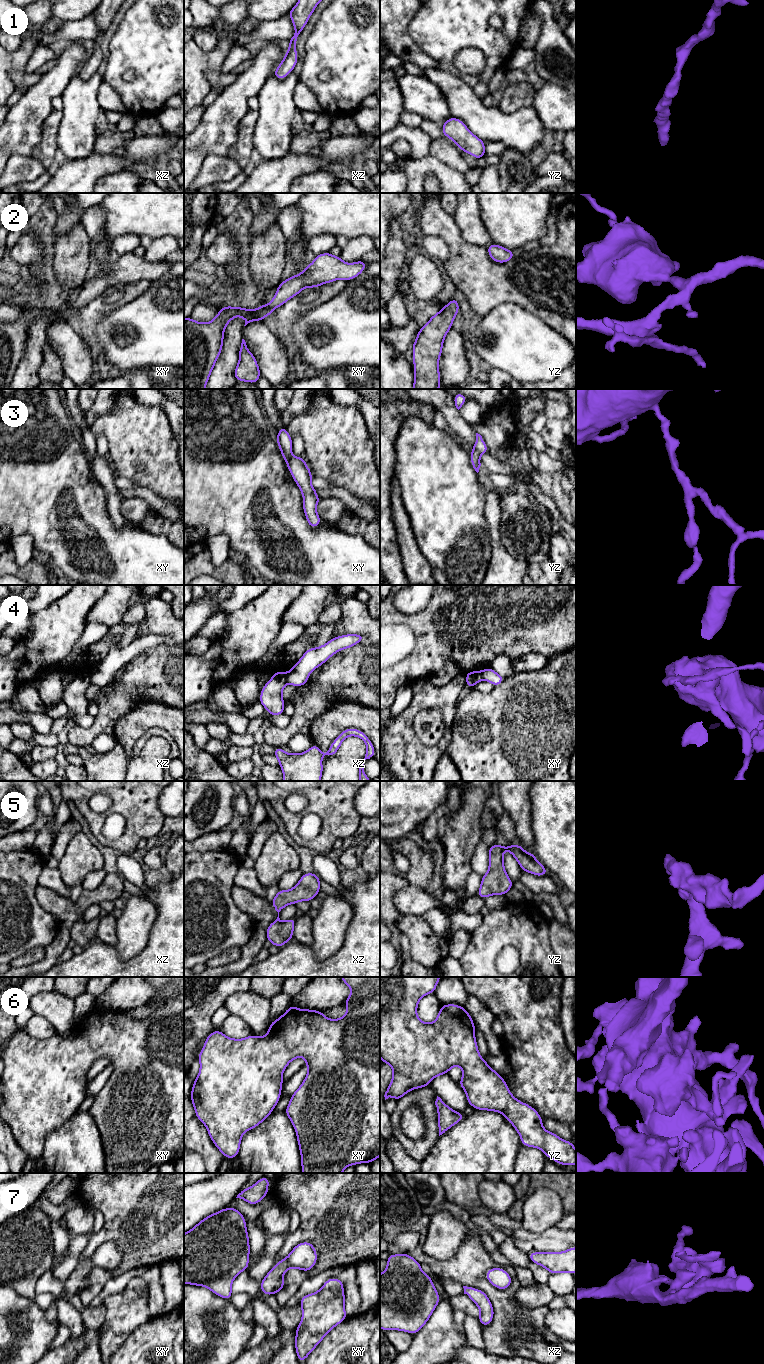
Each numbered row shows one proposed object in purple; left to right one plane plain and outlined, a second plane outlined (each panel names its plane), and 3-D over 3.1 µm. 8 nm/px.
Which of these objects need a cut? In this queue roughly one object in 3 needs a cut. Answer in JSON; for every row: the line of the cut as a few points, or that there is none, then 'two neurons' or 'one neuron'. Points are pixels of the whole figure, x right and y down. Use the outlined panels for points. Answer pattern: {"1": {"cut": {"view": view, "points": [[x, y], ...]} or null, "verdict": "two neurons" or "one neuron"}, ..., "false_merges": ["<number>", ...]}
{"1": {"cut": null, "verdict": "one neuron"}, "2": {"cut": null, "verdict": "one neuron"}, "3": {"cut": null, "verdict": "one neuron"}, "4": {"cut": {"view": "xz", "points": [[285, 673], [287, 682]]}, "verdict": "two neurons"}, "5": {"cut": null, "verdict": "one neuron"}, "6": {"cut": null, "verdict": "one neuron"}, "7": {"cut": null, "verdict": "one neuron"}, "false_merges": ["4"]}

